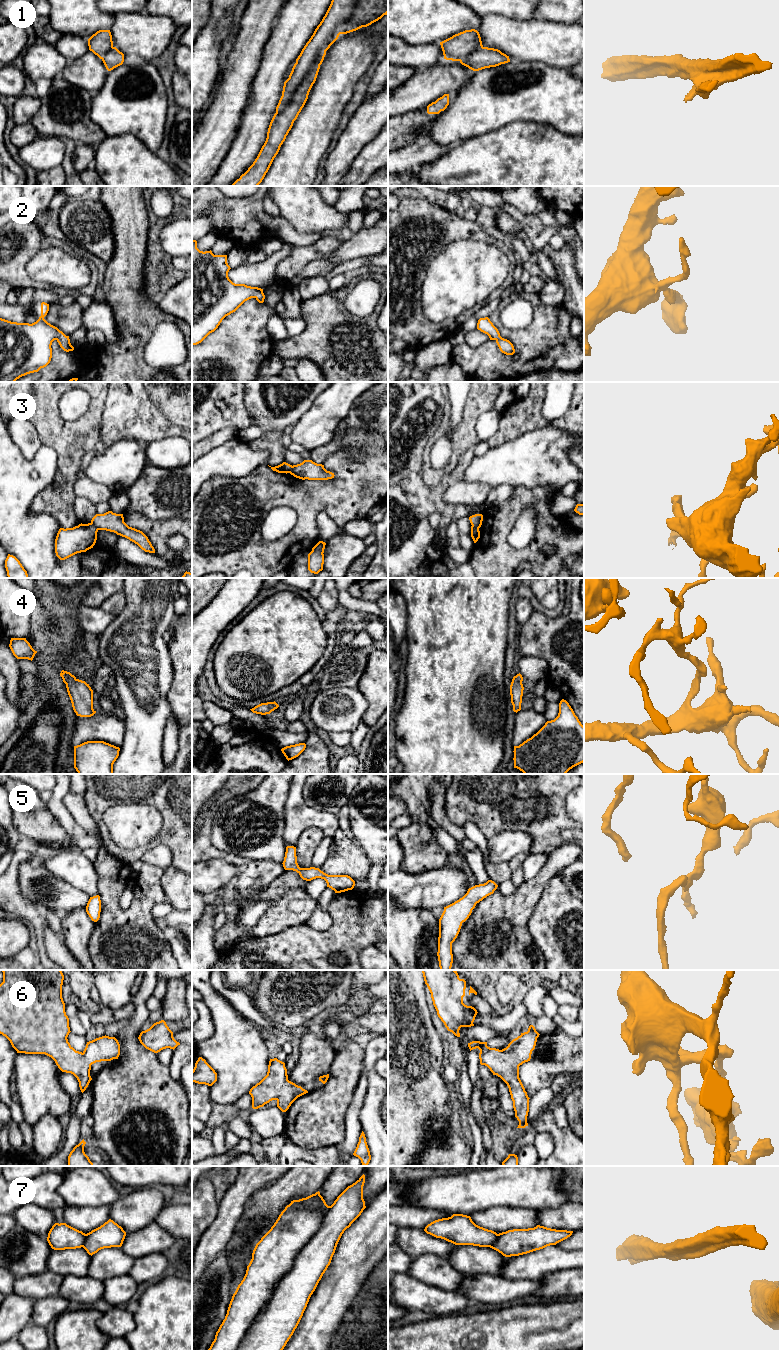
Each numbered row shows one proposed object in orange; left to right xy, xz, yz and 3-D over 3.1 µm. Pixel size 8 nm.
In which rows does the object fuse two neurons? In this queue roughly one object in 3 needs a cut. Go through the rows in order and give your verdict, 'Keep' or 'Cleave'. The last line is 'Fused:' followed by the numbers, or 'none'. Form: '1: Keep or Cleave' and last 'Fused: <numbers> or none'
1: Keep
2: Keep
3: Cleave
4: Keep
5: Keep
6: Keep
7: Cleave
Fused: 3, 7

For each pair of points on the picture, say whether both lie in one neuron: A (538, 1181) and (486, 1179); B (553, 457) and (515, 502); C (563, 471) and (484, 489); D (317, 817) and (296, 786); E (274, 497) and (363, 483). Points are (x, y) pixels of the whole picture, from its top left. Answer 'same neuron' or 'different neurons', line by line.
A: same neuron
B: different neurons
C: different neurons
D: same neuron
E: same neuron

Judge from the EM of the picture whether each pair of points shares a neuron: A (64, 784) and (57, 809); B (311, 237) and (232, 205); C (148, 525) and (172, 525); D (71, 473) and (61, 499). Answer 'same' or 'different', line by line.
A: same
B: same
C: same
D: same

